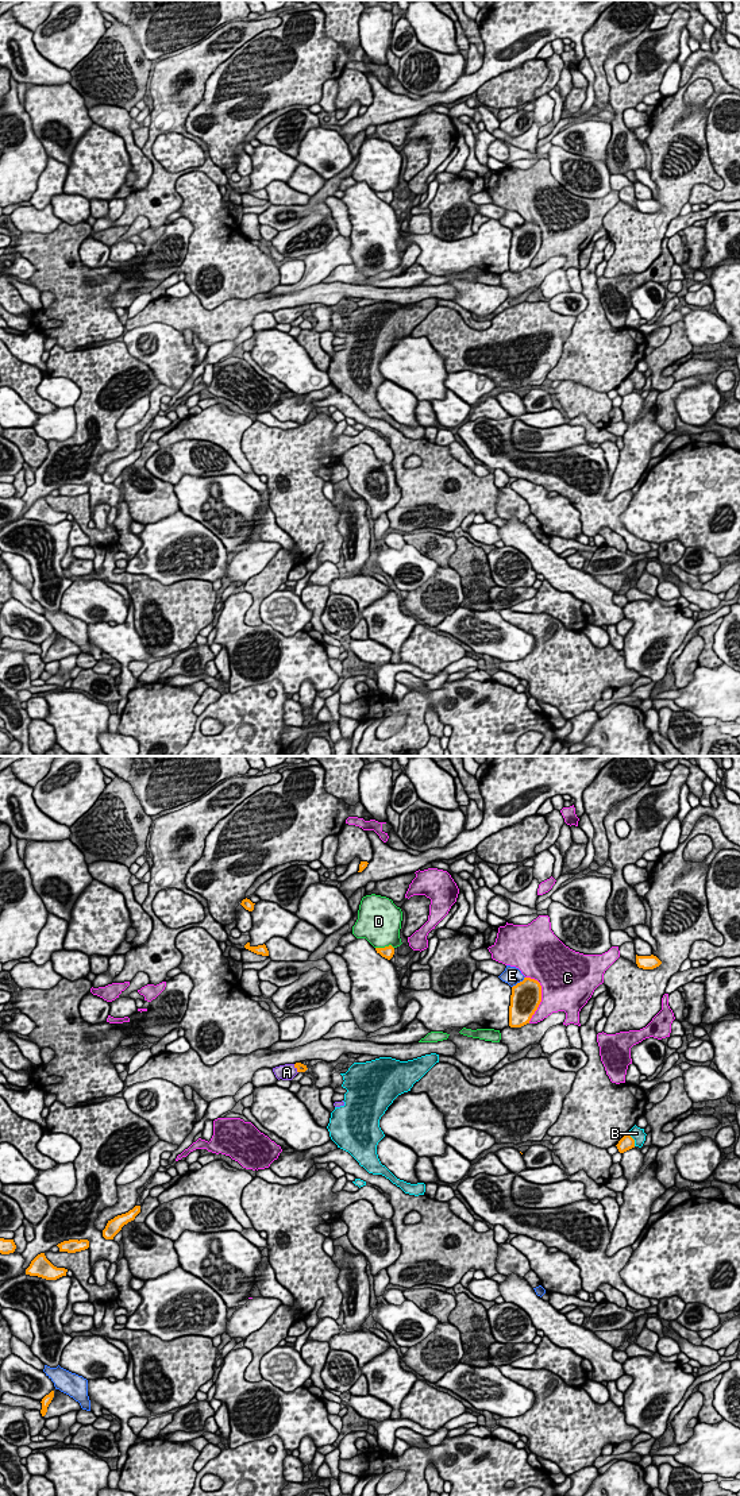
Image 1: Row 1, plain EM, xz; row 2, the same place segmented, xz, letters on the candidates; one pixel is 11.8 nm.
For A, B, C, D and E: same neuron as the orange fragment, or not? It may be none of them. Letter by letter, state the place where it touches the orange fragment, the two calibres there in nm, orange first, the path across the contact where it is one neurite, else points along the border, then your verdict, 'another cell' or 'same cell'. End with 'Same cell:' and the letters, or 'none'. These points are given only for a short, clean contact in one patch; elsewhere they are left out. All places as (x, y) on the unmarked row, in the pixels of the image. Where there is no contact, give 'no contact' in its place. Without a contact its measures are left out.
A: contact xz (295, 311); calibres 100 and 190 nm; way xz (300, 311), (295, 311), (286, 316); same cell
B: contact xz (633, 384); calibres 170 and 160 nm; another cell
C: contact xz (540, 241); calibres 360 and 480 nm; another cell
D: contact xz (385, 191); calibres 140 and 460 nm; another cell
E: contact xz (520, 226); calibres 360 and 220 nm; another cell
Same cell: A

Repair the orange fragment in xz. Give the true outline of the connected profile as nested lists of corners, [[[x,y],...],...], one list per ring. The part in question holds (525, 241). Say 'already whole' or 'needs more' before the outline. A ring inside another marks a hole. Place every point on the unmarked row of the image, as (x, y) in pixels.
already whole; [[[524,221],[512,231],[509,250],[509,270],[521,271],[529,267],[541,246],[541,230],[537,224]]]

